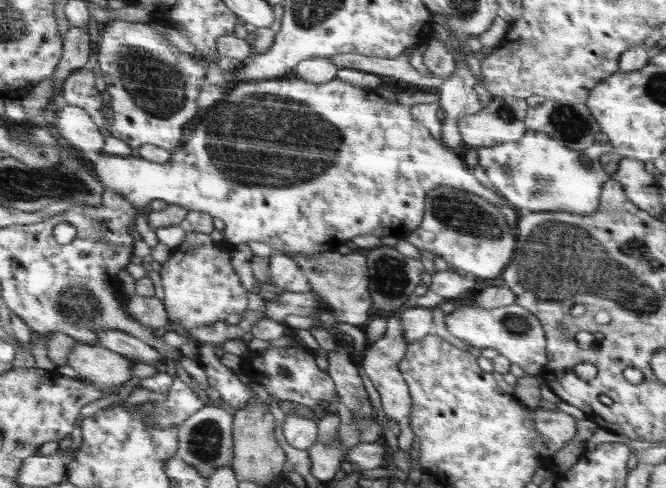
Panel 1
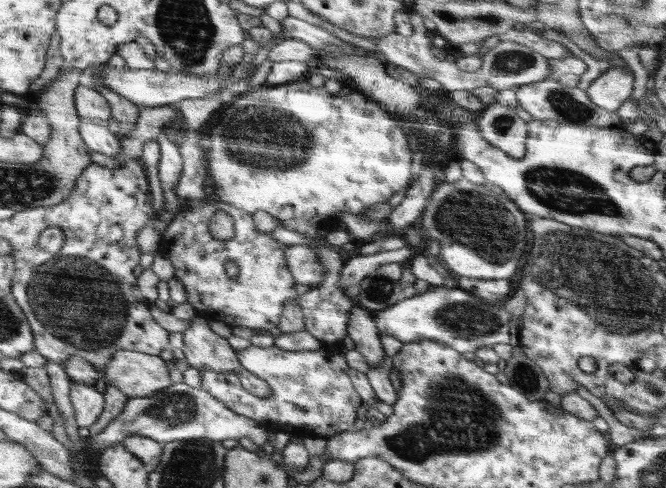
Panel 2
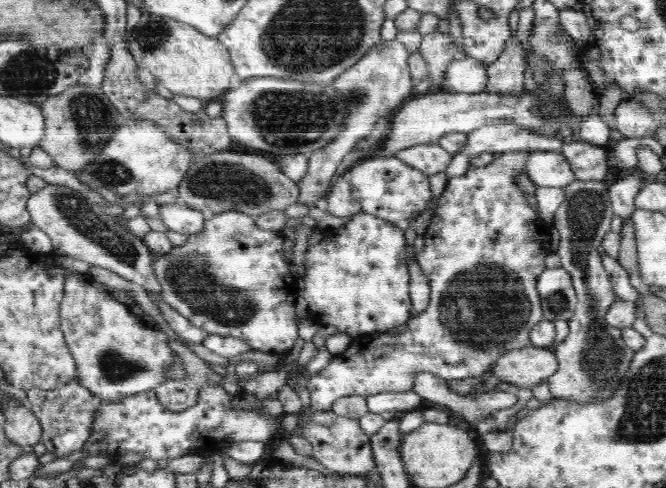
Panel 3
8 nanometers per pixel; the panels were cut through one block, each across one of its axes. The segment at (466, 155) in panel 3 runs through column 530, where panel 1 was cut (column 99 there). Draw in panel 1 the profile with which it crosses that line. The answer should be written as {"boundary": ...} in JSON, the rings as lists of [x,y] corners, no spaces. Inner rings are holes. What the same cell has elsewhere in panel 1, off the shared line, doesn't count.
{"boundary":[[[66,105],[58,112],[57,130],[61,137],[87,153],[98,153],[102,150],[105,137],[92,117],[79,106]]]}

